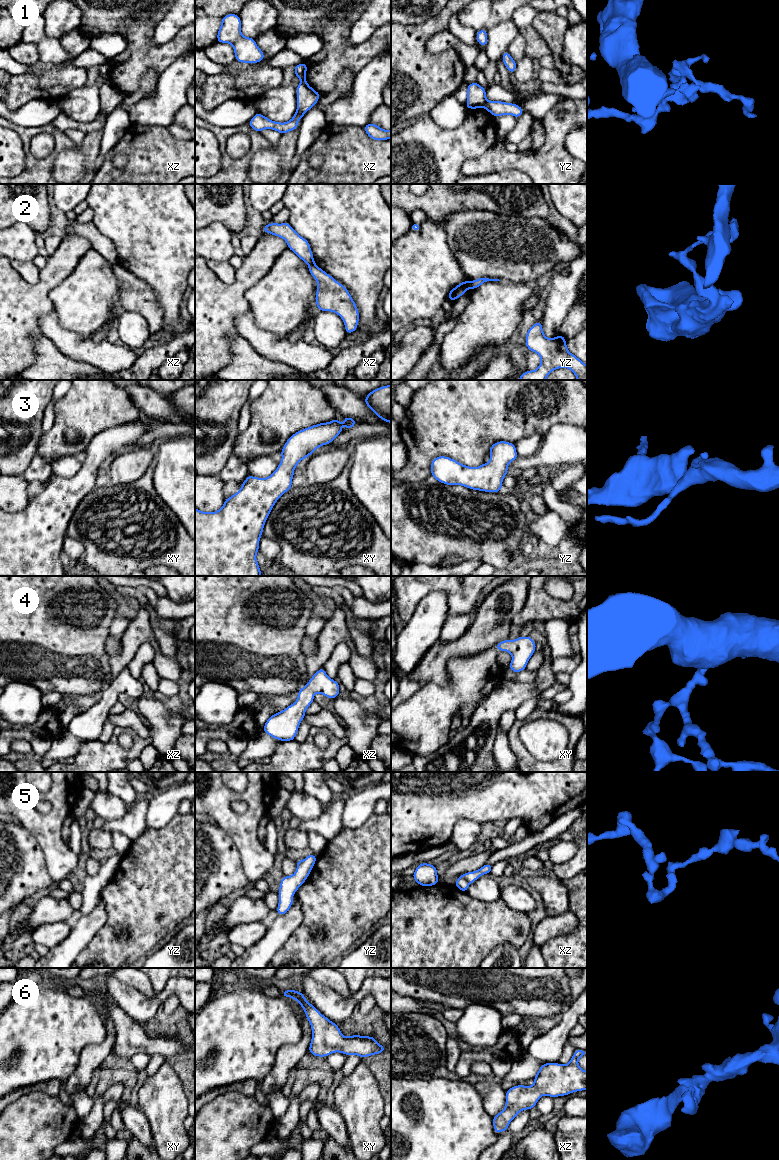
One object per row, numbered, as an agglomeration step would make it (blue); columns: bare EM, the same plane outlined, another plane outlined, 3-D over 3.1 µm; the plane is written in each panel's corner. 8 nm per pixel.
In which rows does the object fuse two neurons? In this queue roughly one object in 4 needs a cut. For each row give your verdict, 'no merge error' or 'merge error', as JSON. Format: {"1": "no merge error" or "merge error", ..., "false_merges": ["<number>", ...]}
{"1": "merge error", "2": "merge error", "3": "no merge error", "4": "no merge error", "5": "merge error", "6": "no merge error", "false_merges": ["1", "2", "5"]}

